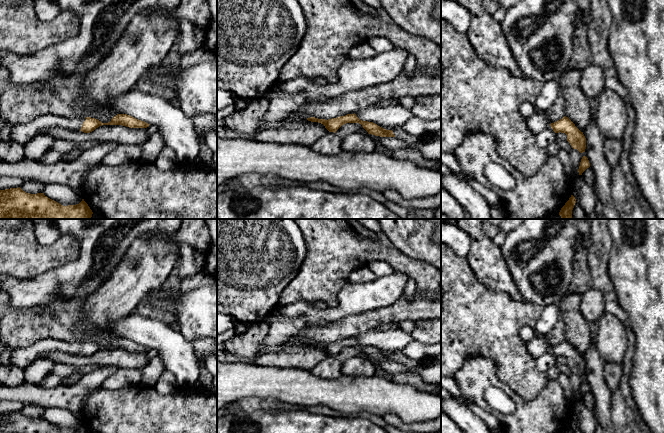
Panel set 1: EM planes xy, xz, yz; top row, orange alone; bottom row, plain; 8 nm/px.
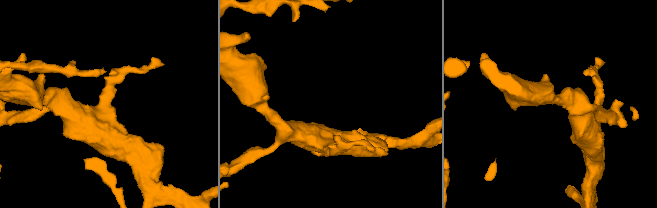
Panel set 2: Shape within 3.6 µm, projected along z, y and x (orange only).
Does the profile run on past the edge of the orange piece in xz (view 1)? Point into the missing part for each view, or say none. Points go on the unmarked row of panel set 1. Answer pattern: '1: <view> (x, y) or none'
1: none

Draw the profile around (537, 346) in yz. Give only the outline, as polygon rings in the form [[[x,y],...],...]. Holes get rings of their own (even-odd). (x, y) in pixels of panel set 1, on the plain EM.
[[[534,337],[525,344],[527,351],[534,359],[550,350],[550,346],[544,337]]]

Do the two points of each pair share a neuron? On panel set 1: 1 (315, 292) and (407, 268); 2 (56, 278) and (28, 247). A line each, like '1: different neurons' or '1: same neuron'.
1: same neuron
2: different neurons

